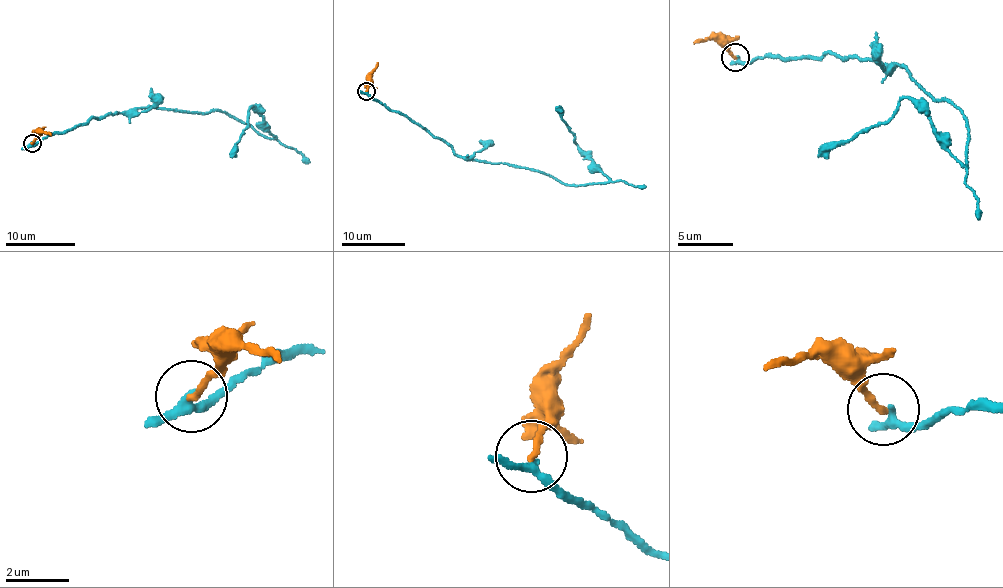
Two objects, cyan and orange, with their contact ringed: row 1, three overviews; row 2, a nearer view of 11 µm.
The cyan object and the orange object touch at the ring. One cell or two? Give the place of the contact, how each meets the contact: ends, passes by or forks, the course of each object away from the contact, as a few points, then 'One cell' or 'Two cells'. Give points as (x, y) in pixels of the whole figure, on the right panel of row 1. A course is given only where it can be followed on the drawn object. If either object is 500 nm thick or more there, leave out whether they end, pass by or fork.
Place: (735, 57). At the ring cyan passes by. At the ring orange ends. Course of cyan: (737, 56), (897, 64), (963, 113), (971, 139), (960, 162), (904, 98), (817, 158). Course of orange: (735, 56), (714, 40), (694, 40). Two cells

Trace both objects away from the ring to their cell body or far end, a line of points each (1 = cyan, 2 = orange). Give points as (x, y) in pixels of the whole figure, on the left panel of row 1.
1: (32, 142), (93, 117), (138, 108), (219, 110), (274, 136), (252, 107), (232, 158)
2: (32, 142), (41, 133), (50, 133)

